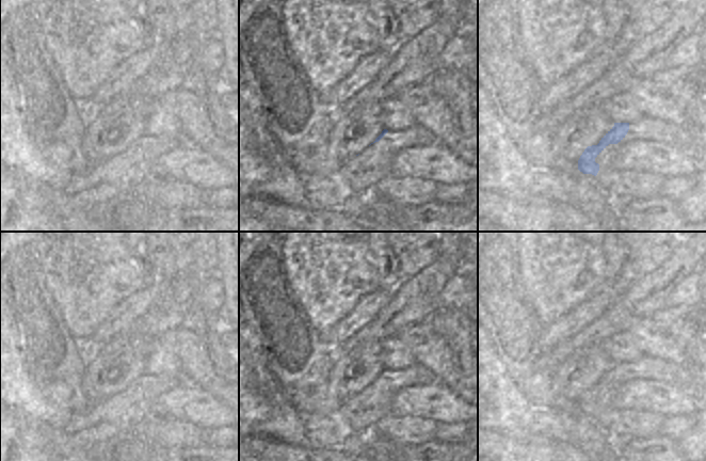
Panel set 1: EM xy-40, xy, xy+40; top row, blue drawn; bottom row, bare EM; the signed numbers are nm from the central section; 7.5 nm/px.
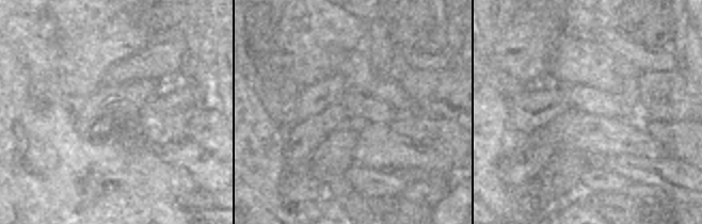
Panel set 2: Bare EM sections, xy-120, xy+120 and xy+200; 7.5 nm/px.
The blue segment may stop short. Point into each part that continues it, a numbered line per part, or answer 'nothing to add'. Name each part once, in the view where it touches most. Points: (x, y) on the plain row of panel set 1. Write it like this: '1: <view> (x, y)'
1: xy+40 (595, 363)

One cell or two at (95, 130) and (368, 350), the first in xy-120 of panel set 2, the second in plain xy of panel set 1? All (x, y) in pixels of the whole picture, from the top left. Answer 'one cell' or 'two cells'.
one cell

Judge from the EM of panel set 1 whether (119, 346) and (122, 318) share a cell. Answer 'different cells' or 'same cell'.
different cells

